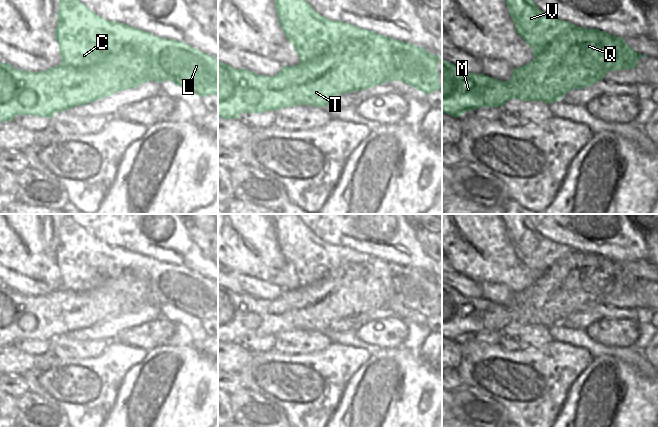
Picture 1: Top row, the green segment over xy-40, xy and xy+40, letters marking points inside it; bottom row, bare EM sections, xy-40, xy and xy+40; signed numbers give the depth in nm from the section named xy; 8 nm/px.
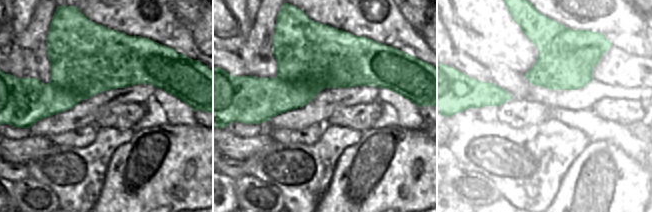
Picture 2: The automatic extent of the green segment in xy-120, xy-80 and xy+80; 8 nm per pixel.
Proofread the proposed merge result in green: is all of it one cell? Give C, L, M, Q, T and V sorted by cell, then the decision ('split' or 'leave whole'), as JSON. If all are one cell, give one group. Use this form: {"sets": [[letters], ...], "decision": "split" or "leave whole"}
{"sets": [["C", "L", "V"], ["M", "Q", "T"]], "decision": "split"}

